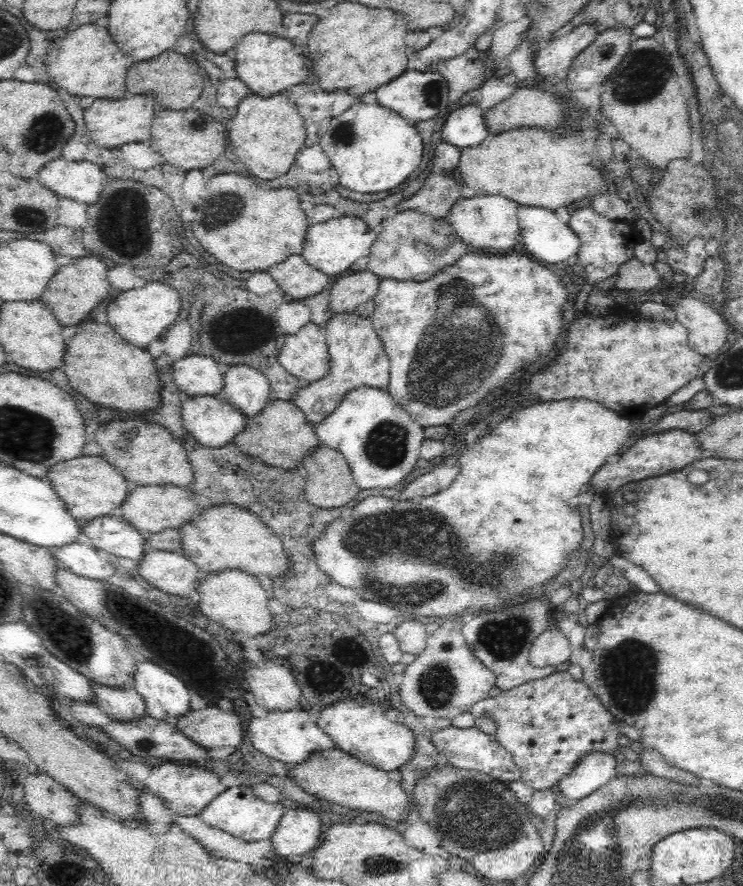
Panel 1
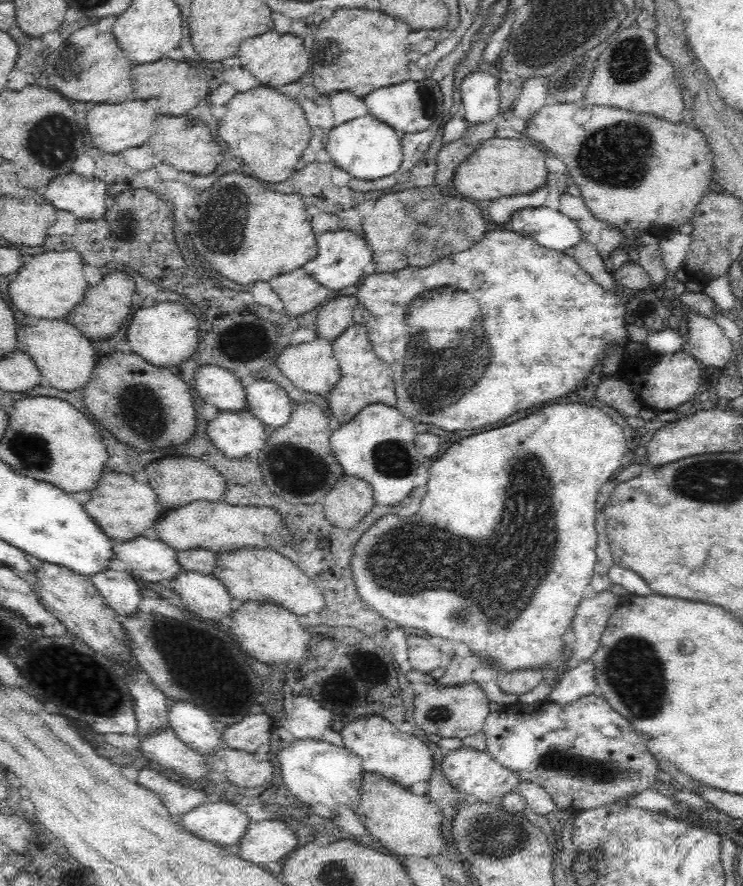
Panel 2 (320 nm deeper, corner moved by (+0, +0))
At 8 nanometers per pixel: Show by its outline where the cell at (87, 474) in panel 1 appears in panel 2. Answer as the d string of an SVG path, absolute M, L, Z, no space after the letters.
M104 472L96 490L90 492L92 500L84 504L84 509L100 527L102 532L113 542L130 542L136 538L144 538L144 530L153 528L155 522L162 517L158 506L158 495L149 484L135 480L132 475L118 472Z

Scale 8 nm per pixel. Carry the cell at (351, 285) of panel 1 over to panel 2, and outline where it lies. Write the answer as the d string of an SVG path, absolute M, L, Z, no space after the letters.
M339 296L320 307L317 319L312 324L317 336L332 344L342 332L355 324L354 307L358 303L356 296Z

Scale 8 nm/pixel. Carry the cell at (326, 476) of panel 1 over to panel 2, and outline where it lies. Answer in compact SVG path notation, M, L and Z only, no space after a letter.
M344 475L326 495L323 508L332 525L350 530L355 529L357 524L374 510L376 504L370 484Z

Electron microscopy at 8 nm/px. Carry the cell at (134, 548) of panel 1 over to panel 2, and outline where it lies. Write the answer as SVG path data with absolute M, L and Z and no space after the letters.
M136 538L130 542L114 542L113 551L115 558L126 562L132 569L131 575L144 580L146 585L160 588L162 580L174 580L175 576L183 570L177 559L177 551L167 546L161 540L148 540L148 538Z

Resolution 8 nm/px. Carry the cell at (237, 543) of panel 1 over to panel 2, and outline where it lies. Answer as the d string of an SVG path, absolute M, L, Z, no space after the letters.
M252 548L217 555L217 565L212 575L226 587L232 598L240 602L274 603L300 620L326 608L325 596L315 582L303 572L300 565L294 565L278 551Z

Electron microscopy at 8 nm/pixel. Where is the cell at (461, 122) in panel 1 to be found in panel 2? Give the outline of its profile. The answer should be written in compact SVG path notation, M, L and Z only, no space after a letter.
M483 68L464 76L460 84L461 115L469 124L488 122L498 116L499 79Z

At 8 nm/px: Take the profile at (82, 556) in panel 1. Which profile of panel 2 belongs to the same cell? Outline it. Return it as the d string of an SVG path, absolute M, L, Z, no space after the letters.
M106 569L93 574L89 579L116 615L124 618L140 612L138 606L143 597L132 575Z

